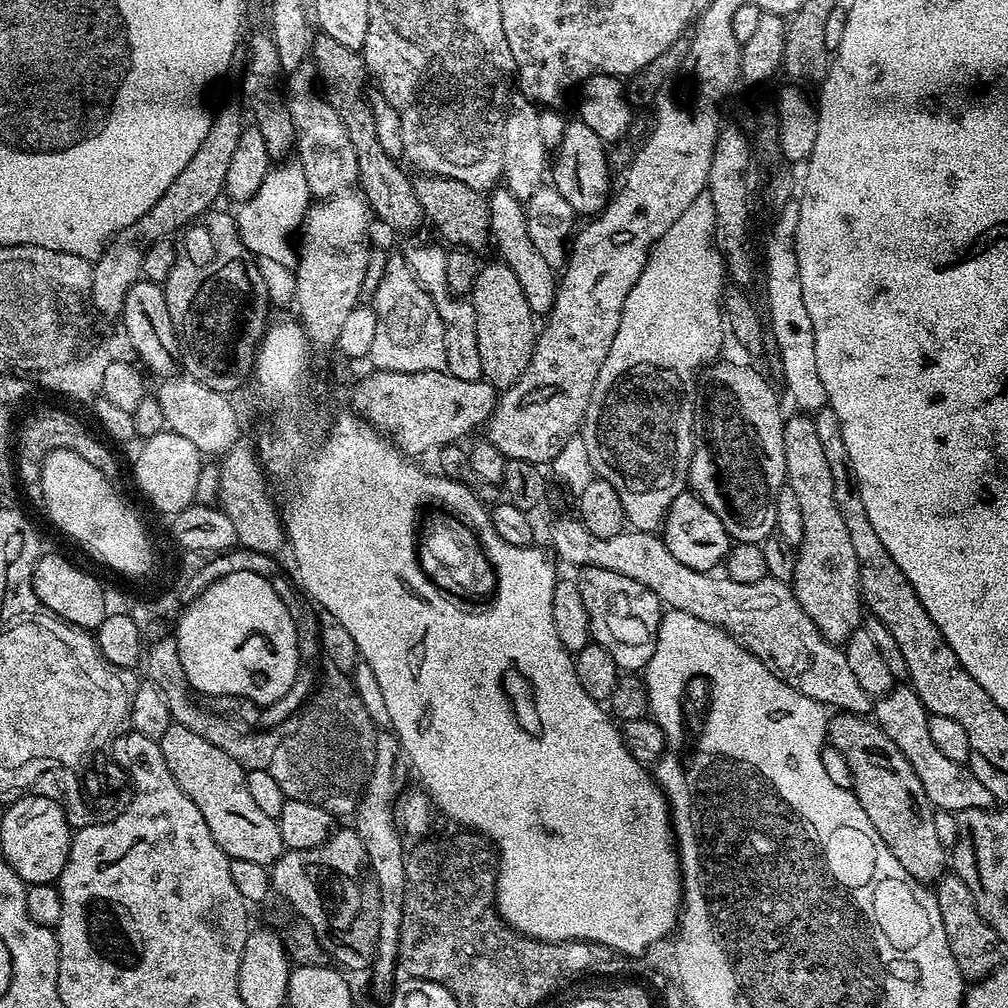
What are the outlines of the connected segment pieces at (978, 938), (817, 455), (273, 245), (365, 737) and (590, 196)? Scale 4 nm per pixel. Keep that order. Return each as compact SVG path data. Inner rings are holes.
M945 874L935 881L934 891L938 910L942 910L942 926L946 926L946 942L950 942L950 954L954 954L954 962L958 962L958 970L965 981L979 982L994 971L1000 963L1002 941L998 934L978 914L978 906L974 902L974 894L970 894L970 886L962 882L955 874Z
M808 414L795 415L789 415L784 422L786 484L796 495L798 506L802 509L804 538L798 545L790 587L802 610L810 614L814 626L818 626L830 643L840 646L862 624L858 554L854 554L850 530L846 530L846 518L842 518L842 510L838 510L838 502L834 498L834 474L830 474L830 462L826 462L815 419Z
M286 160L269 167L258 193L237 209L235 217L239 237L254 256L272 258L279 264L293 269L298 254L293 241L292 244L290 242L290 236L294 236L303 225L304 216L312 204L312 195L299 161L290 161Z
M331 666L325 669L319 677L315 691L287 720L288 733L283 733L279 737L274 758L271 759L267 769L274 782L278 782L285 800L310 802L310 806L318 806L326 810L333 818L340 818L340 816L348 818L355 813L366 791L372 763L375 761L378 727L371 720L362 698L358 698L358 690L352 682L351 675Z
M573 122L573 124L569 123L565 127L562 142L559 148L555 149L554 159L550 164L550 184L551 187L558 190L558 194L562 194L562 198L566 198L566 202L570 202L570 206L576 211L577 217L592 218L608 207L610 201L610 188L608 192L608 156L604 153L604 148L606 148L605 141L600 140L598 134L594 134L594 130L590 130L590 126Z

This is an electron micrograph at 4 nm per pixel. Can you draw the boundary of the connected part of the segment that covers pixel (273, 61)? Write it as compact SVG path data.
M271 31L256 32L249 38L248 61L244 64L244 81L241 82L240 88L244 91L245 102L248 103L247 111L250 113L251 123L266 141L266 154L269 161L283 161L289 155L287 152L293 151L296 131L294 122L290 118L290 110L286 110L278 49L272 40Z

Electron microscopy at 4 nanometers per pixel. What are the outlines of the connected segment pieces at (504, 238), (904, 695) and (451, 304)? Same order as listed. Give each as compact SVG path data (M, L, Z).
M500 186L488 196L488 209L490 210L490 230L492 231L490 240L500 251L499 259L510 270L514 270L518 282L522 285L522 294L526 294L526 302L530 305L530 310L537 318L547 317L556 301L556 290L558 287L557 269L542 258L542 253L534 247L534 242L530 239L528 229L528 214L525 205L518 197L511 193L505 186Z
M895 686L879 697L874 704L874 723L882 729L906 754L906 762L914 766L914 774L918 774L918 782L922 782L922 790L926 790L926 798L933 809L942 812L961 812L962 810L978 810L992 808L994 801L990 790L974 778L967 764L959 764L941 754L938 746L930 738L930 722L928 707L918 698L916 691L910 686Z
M416 244L409 252L406 259L410 270L416 275L416 280L428 291L430 298L436 303L438 314L444 323L446 334L446 370L454 378L465 382L474 382L483 377L482 358L478 354L478 322L474 314L471 299L453 296L448 288L449 253L443 252L436 244Z

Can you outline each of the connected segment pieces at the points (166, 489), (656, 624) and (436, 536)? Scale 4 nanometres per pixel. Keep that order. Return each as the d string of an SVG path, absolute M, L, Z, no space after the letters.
M165 430L147 437L143 444L134 464L134 476L149 502L166 516L176 515L195 503L204 456L194 442L187 441L177 432Z
M581 568L578 583L586 614L590 614L592 640L606 649L610 658L614 658L617 668L632 674L647 668L654 654L656 635L660 629L660 599L646 590L642 582L634 582L634 578L626 578L626 574L614 574L614 570Z
M443 510L433 511L428 521L423 521L418 532L416 558L420 568L448 596L465 602L484 602L496 591L496 571L488 561L484 548L478 542L474 530L457 516Z

